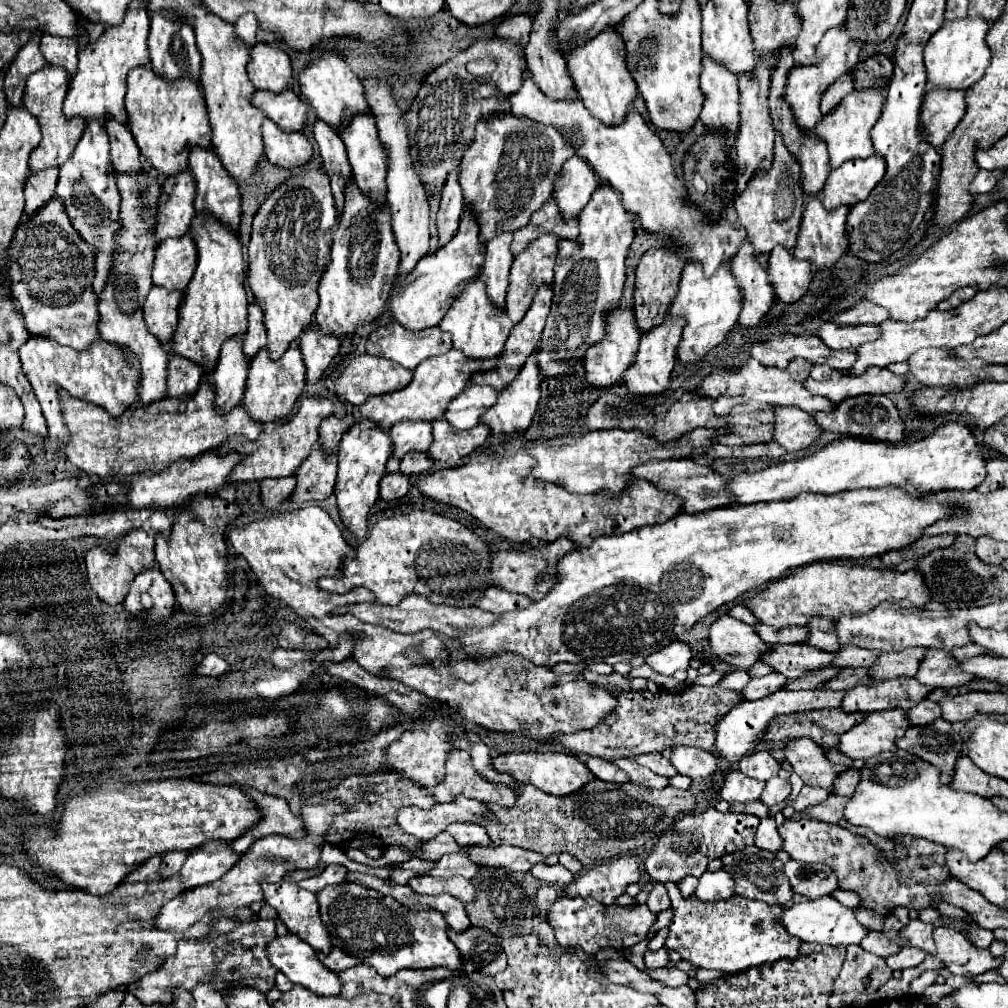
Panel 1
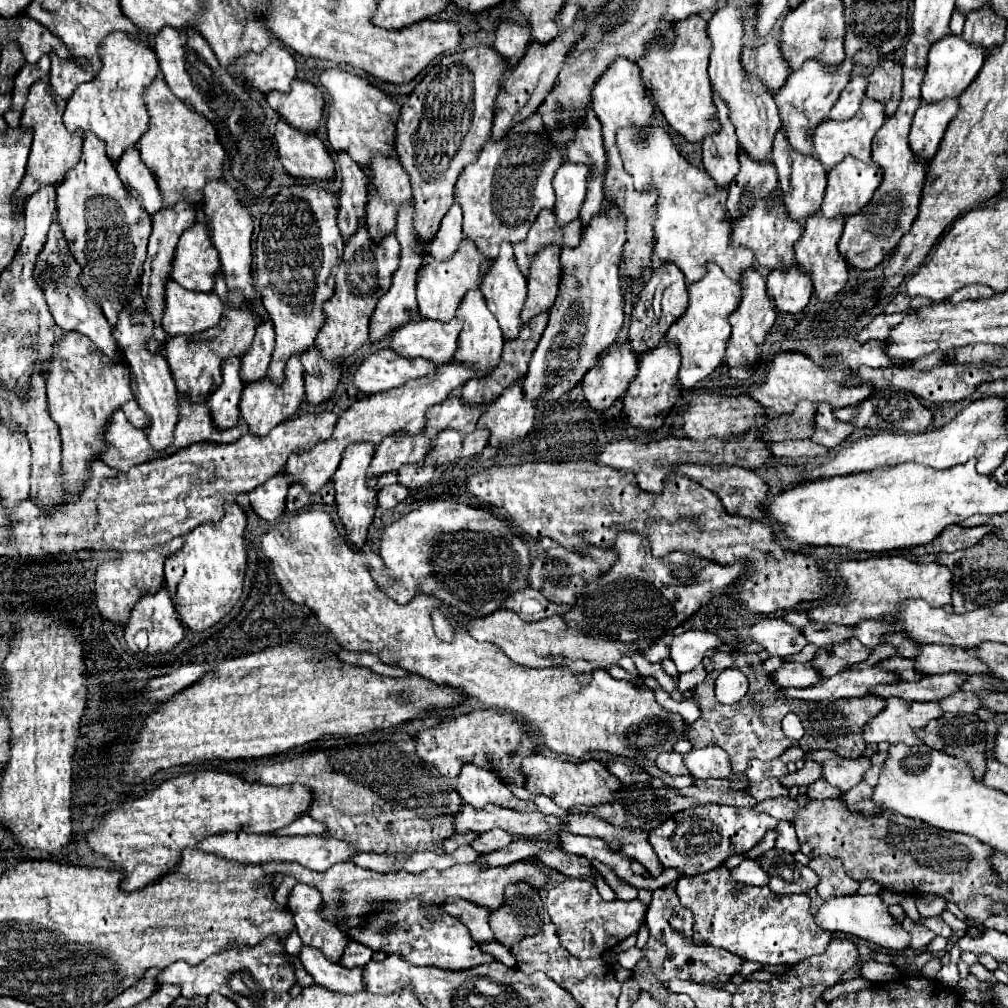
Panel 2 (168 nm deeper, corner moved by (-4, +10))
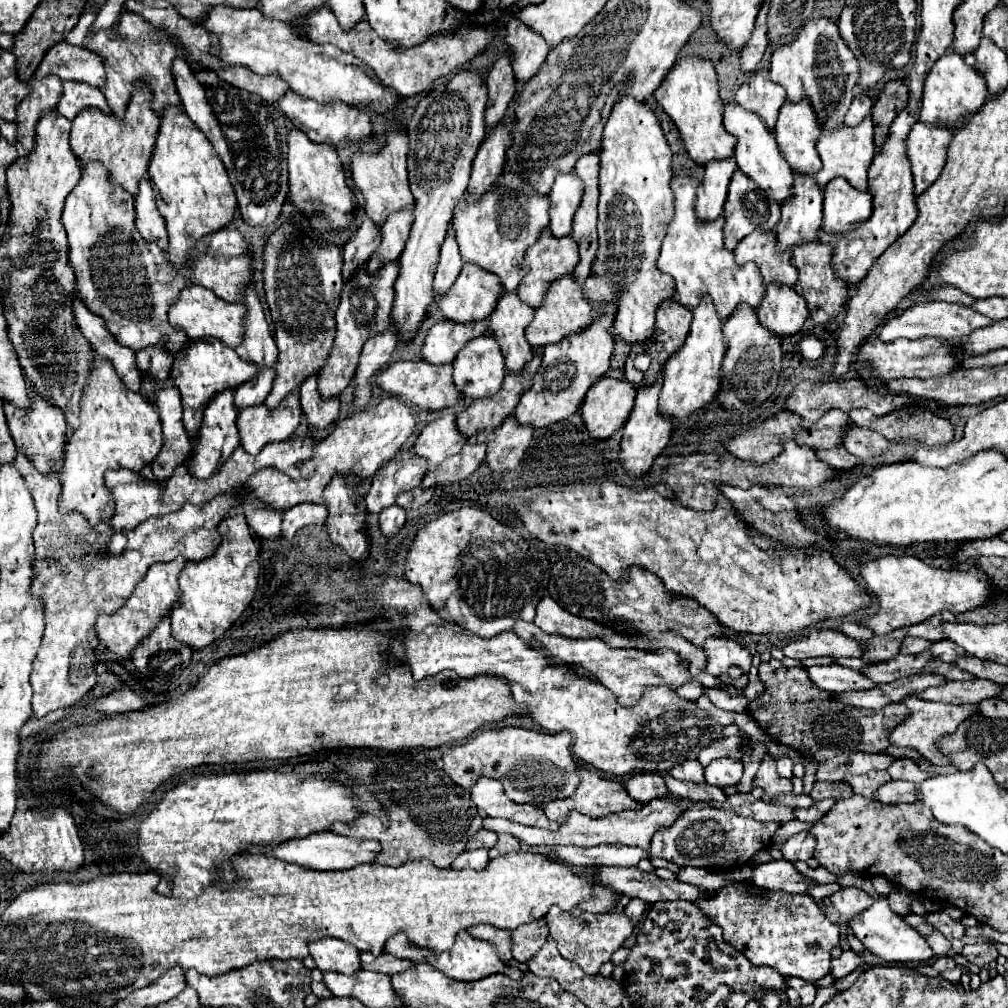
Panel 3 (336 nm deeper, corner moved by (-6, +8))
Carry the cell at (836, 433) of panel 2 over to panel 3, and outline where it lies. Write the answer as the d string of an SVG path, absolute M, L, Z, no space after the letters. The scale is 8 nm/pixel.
M855 424L847 426L847 430L843 432L843 442L841 442L841 446L847 452L851 452L853 456L857 456L861 460L877 456L879 452L883 452L887 448L887 444L889 442L881 434L855 426Z

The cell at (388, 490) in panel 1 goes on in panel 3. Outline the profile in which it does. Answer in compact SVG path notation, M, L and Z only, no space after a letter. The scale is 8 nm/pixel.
M393 504L391 508L385 508L379 512L379 528L385 536L393 536L403 524L405 524L405 514L407 510L397 508L397 504Z

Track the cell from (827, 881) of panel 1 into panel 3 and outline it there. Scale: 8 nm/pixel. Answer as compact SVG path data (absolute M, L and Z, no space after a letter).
M841 886L839 892L831 894L829 896L833 908L841 914L841 916L857 916L859 912L867 910L873 902L873 898L863 892L861 888L855 888L855 886Z

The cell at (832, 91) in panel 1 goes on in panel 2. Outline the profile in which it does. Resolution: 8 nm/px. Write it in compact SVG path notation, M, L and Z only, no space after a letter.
M853 76L851 82L843 88L839 100L829 112L831 120L849 120L855 116L859 110L863 98L865 98L865 88L867 88L867 76Z

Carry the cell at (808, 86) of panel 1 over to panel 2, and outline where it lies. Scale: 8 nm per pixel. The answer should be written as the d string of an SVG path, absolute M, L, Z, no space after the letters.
M809 60L799 70L795 70L795 72L789 74L785 86L775 94L775 102L779 106L781 128L785 130L785 138L789 140L789 144L793 146L793 150L797 150L799 154L805 154L805 156L815 154L813 138L811 136L813 136L815 128L821 122L827 120L831 106L837 102L841 90L849 82L849 72L851 70L853 70L853 62L851 60L845 60L835 70L821 68L821 64L817 60Z

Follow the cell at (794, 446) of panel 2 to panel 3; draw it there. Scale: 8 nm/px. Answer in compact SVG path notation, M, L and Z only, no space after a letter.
M831 448L831 450L815 450L815 454L825 460L825 464L829 464L831 468L851 468L855 466L859 460L849 454L845 448Z

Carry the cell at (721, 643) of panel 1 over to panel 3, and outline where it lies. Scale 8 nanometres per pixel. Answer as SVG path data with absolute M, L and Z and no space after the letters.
M813 630L807 636L799 636L789 640L783 648L783 654L795 660L811 658L811 656L861 656L861 648L853 638L843 636L837 630Z

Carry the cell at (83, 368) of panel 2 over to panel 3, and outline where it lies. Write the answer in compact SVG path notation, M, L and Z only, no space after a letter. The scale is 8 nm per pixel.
M93 360L79 402L79 428L67 432L65 454L61 464L61 512L81 512L91 526L99 520L107 522L113 514L113 498L103 482L107 470L129 468L139 472L155 460L163 436L155 406L141 394L131 392L109 360Z

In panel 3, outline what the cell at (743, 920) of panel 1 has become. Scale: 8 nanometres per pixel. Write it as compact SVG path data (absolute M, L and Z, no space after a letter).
M731 882L719 890L707 892L703 900L695 900L695 906L701 908L701 912L707 914L707 918L721 926L723 940L731 944L735 950L743 952L747 960L755 966L771 966L777 972L783 972L783 976L797 976L807 982L819 980L829 974L829 962L831 962L831 948L839 944L839 926L829 922L823 914L823 910L817 906L817 902L809 894L789 894L789 892L769 892L763 888L757 888L749 882Z

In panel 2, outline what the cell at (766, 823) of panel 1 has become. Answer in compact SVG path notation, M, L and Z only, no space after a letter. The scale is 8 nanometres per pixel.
M779 822L777 828L777 848L785 850L785 852L799 852L799 840L797 840L797 834L795 834L795 826L791 822Z

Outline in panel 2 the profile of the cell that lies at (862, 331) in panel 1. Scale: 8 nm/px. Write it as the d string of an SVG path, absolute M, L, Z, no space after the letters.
M911 308L911 310L905 310L905 312L899 312L899 314L879 314L879 316L875 316L873 320L871 320L871 326L869 328L865 328L863 332L859 332L855 338L859 340L859 342L869 342L869 340L885 340L885 338L889 338L889 334L891 334L891 330L897 326L897 324L901 324L901 320L905 318L905 314L913 314L915 310Z

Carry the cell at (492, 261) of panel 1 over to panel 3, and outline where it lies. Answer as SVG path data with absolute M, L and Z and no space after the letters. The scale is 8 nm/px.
M503 292L495 310L487 316L487 324L501 344L505 366L509 372L519 372L533 356L531 344L527 344L523 330L533 320L533 308L519 300L517 292Z

